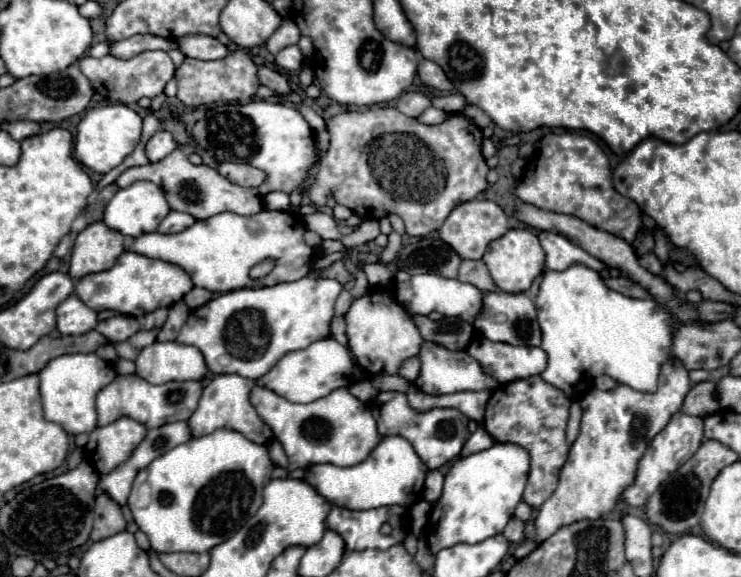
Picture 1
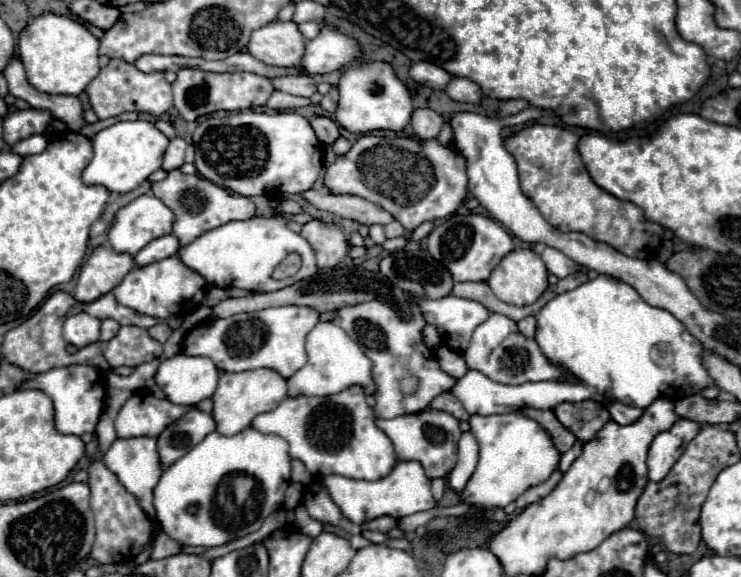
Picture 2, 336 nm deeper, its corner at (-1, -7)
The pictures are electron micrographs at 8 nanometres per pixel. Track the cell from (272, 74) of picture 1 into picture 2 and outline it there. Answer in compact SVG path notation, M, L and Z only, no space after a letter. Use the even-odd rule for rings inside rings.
M314 117L310 119L312 129L316 131L316 137L324 143L324 145L332 145L342 133L336 121L332 121L330 117Z

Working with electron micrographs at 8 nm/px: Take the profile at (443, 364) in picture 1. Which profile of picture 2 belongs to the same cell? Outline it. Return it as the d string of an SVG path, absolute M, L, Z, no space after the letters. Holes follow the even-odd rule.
M598 275L572 291L556 295L542 307L536 319L536 343L544 357L552 365L564 367L576 381L538 381L512 387L490 381L480 371L468 371L456 381L452 393L470 415L512 413L524 405L530 409L554 411L554 407L564 401L586 399L594 399L605 406L620 401L646 409L652 401L662 397L678 400L678 391L690 396L716 385L702 363L702 343L698 343L670 311L648 305L634 287L610 275Z

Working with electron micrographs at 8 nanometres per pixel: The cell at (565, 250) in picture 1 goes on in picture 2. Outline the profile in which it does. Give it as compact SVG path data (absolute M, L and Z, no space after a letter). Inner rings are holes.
M536 243L534 251L542 257L542 261L548 267L548 271L554 273L560 279L564 279L564 277L568 277L568 275L572 275L572 273L578 271L578 265L572 259L568 259L562 251L554 249L554 247L548 247L544 243Z

